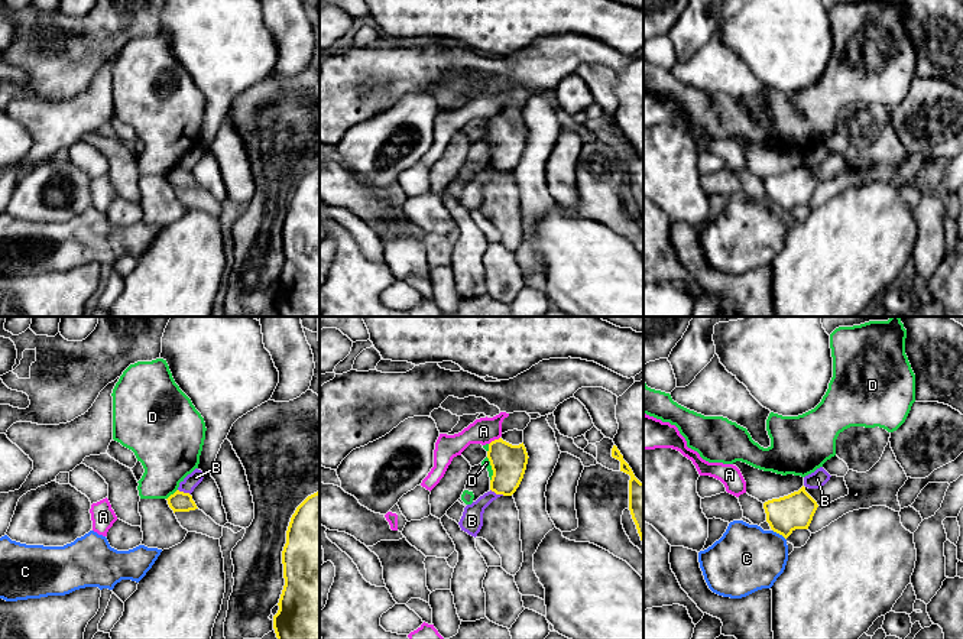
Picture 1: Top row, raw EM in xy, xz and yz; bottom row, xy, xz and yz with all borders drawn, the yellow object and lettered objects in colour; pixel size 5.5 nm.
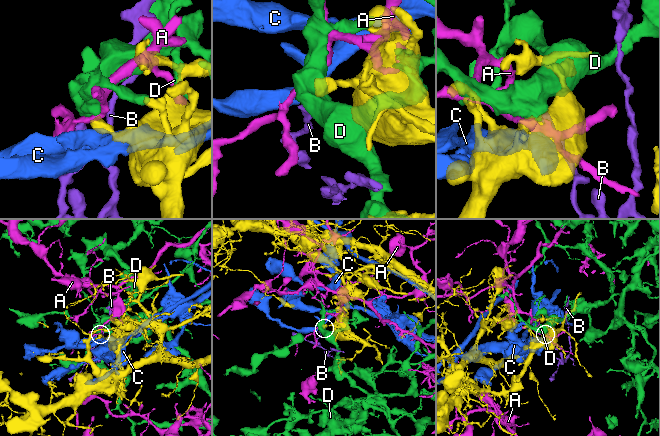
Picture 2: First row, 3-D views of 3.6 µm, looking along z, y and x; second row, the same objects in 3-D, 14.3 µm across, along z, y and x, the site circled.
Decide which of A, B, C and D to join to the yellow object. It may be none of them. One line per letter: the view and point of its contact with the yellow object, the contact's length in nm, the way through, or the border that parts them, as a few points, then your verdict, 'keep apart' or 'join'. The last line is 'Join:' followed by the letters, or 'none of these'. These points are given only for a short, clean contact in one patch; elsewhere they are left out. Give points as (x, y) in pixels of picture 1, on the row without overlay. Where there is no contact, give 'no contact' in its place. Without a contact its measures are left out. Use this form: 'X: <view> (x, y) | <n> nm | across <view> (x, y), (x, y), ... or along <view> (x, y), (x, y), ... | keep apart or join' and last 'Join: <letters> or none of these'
A: xz (495, 116) | 80 nm | keep apart
B: xz (498, 169) | 90 nm | along xz (490, 165), (503, 171) | keep apart
C: yz (780, 210) | 100 nm | along yz (772, 206), (785, 216) | keep apart
D: xy (171, 171) | 90 nm | keep apart
Join: none of these

